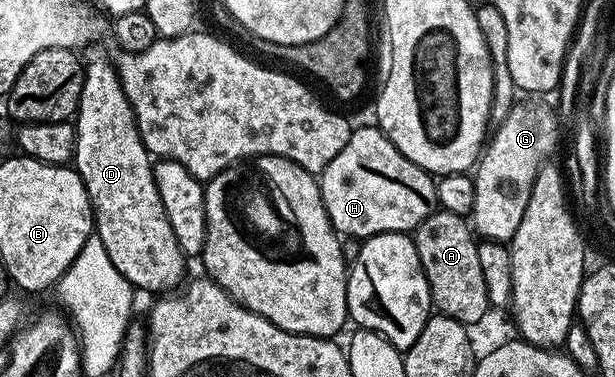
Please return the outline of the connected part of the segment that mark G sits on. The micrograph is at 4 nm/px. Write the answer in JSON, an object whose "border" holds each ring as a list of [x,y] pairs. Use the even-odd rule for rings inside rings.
{"border":[[[521,100],[492,130],[472,174],[471,225],[476,236],[486,241],[512,241],[515,231],[519,231],[519,223],[523,223],[523,211],[537,173],[552,158],[549,156],[557,145],[556,115],[541,102],[544,100]]]}

